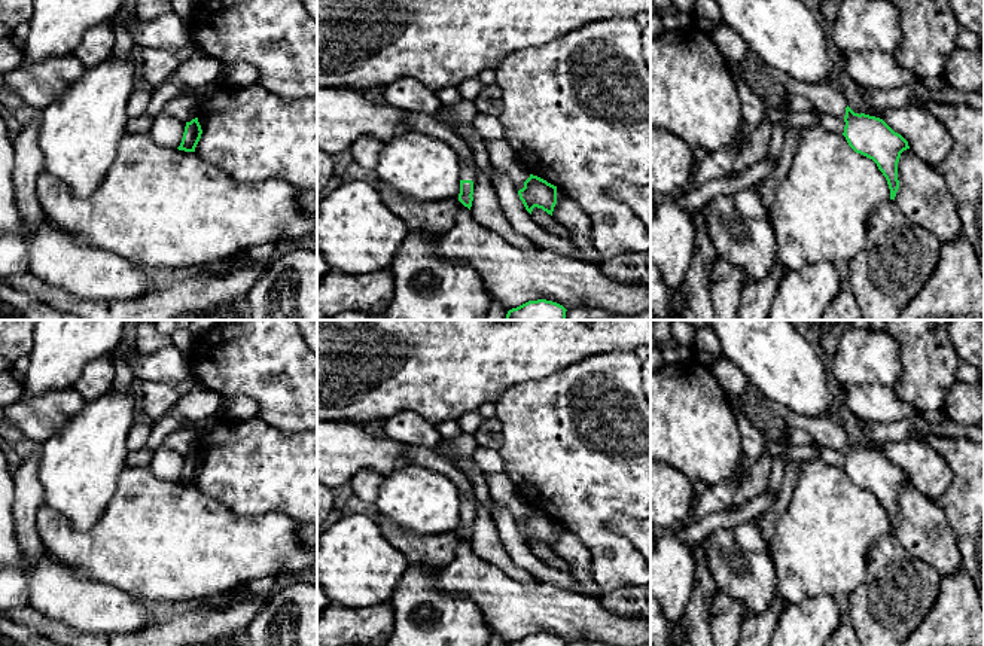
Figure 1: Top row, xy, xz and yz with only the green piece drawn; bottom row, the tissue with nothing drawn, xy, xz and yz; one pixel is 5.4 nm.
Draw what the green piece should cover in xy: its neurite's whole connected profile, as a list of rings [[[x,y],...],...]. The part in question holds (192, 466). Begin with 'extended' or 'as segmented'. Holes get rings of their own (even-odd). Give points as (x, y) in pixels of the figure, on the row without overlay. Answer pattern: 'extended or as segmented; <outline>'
as segmented; [[[198,451],[192,452],[191,455],[186,455],[183,472],[177,482],[185,485],[195,485],[195,481],[201,472],[201,467],[202,467],[202,463],[198,455]]]

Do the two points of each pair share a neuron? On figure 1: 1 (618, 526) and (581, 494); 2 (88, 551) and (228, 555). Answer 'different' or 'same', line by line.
1: different
2: same

